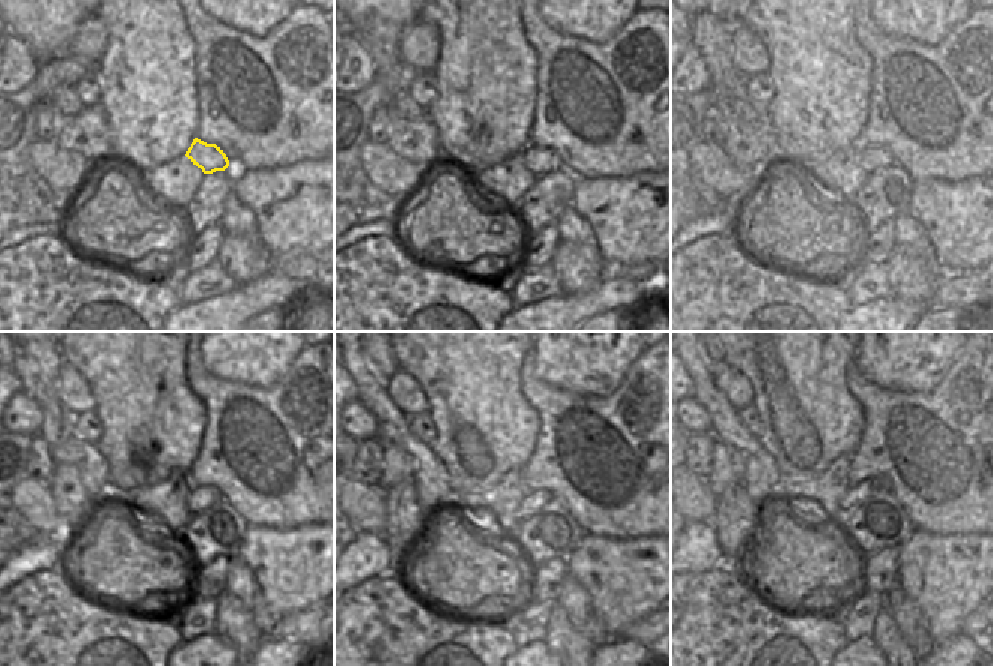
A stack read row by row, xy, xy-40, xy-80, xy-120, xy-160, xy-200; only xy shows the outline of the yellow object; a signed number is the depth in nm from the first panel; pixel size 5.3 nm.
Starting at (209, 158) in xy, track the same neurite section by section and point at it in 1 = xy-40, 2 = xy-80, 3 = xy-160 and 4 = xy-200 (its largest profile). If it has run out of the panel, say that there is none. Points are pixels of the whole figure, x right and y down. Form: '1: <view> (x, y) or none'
1: xy-40 (539, 161)
2: xy-80 (872, 159)
3: xy-160 (533, 501)
4: xy-200 (857, 495)

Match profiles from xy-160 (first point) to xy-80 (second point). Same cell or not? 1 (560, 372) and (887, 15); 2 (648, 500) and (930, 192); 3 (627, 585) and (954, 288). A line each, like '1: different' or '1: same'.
1: same
2: different
3: different

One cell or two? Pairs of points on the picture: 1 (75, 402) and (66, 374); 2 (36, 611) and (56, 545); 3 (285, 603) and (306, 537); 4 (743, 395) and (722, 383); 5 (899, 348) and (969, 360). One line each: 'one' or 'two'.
1: one
2: two
3: one
4: one
5: two

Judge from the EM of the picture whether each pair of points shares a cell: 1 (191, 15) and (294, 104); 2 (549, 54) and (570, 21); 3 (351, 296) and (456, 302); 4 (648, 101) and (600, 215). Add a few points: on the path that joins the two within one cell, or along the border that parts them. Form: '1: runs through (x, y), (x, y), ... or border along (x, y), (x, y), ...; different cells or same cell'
1: runs through (221, 36), (239, 36), (279, 74); same cell
2: border along (539, 15), (552, 29), (596, 44); different cells
3: runs through (377, 300), (431, 300); same cell
4: border along (651, 170), (582, 180); different cells

